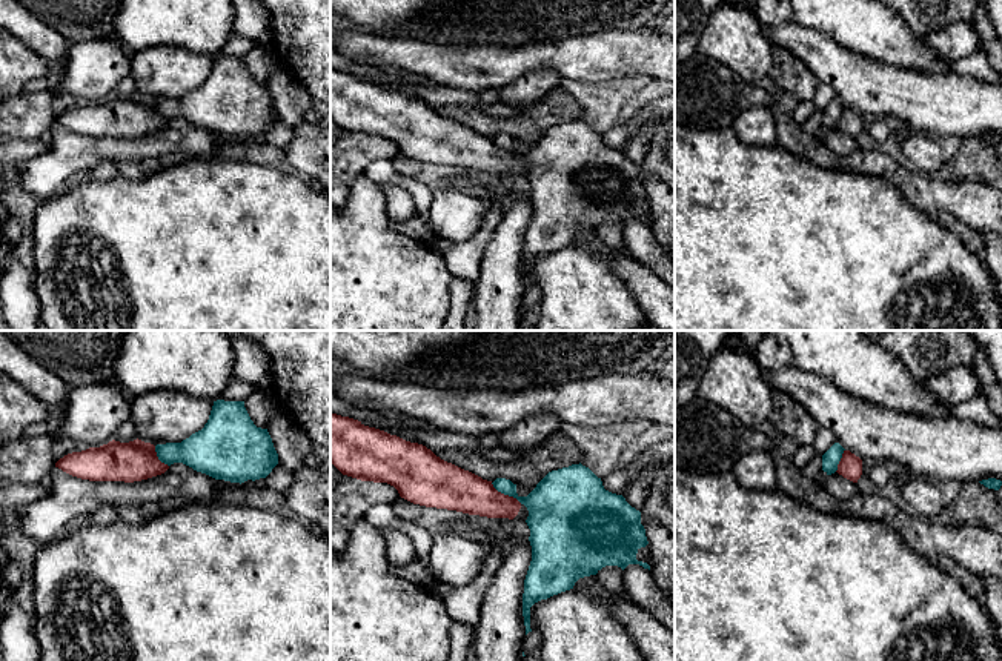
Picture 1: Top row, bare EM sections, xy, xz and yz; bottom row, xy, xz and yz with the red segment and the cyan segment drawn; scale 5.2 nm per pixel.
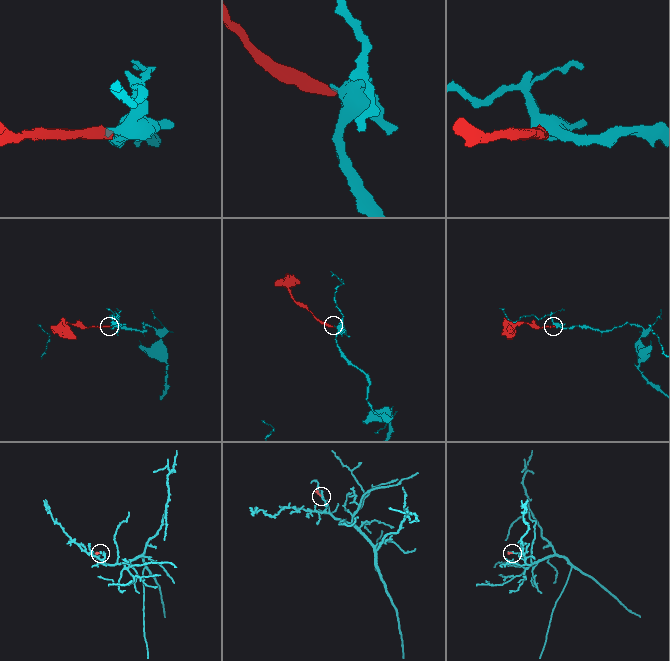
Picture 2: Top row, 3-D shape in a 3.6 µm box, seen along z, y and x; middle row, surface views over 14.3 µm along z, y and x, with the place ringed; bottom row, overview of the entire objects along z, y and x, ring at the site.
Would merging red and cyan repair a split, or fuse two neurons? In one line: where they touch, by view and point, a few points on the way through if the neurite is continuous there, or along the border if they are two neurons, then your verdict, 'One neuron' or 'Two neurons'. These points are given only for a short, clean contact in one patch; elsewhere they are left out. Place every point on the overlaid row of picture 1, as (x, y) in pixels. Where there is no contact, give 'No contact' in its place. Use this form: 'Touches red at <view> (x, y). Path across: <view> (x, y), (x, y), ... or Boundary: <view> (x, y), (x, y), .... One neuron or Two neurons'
Touches red at xz (506, 495). Boundary: xz (491, 483), (521, 503). Two neurons

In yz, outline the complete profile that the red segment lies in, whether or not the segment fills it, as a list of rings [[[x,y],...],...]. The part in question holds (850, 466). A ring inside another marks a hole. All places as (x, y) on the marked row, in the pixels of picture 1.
[[[844,450],[836,472],[844,478],[858,483],[862,475],[862,460],[850,450]]]

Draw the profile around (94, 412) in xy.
[[[106,383],[72,387],[60,421],[60,440],[100,447],[112,441],[129,414],[131,404]]]

